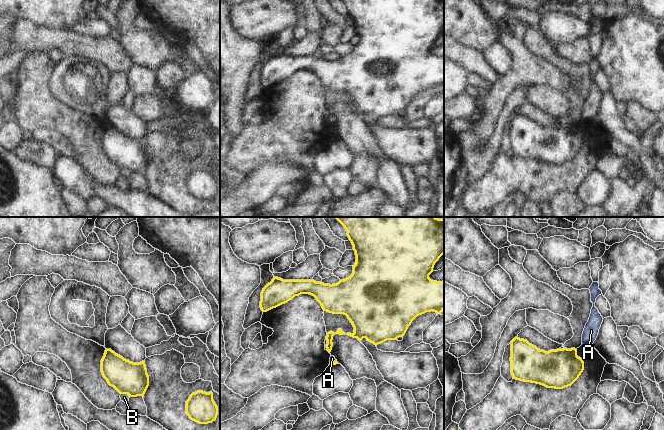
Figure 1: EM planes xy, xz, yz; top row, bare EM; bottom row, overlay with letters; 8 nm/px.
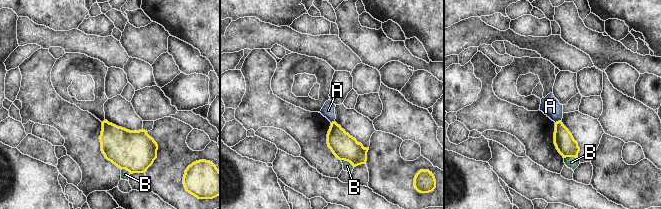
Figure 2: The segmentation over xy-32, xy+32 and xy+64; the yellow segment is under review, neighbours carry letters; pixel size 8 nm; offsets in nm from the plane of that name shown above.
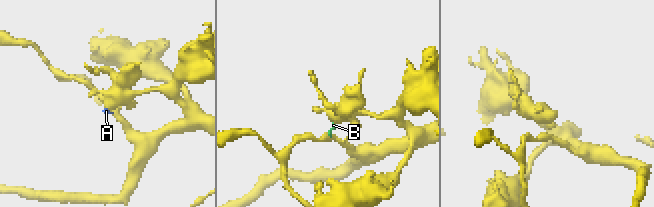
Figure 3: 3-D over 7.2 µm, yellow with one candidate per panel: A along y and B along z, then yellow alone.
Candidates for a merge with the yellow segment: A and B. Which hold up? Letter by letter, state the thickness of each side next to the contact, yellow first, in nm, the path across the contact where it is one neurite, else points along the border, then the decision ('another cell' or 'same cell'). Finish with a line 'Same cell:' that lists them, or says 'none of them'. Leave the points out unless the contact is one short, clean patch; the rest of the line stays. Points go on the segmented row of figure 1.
A: 30/50 nm | along xz (335, 359), (332, 364) | another cell
B: 260/60 nm | along xy (121, 393), (126, 393), (129, 397) | another cell
Same cell: none of them

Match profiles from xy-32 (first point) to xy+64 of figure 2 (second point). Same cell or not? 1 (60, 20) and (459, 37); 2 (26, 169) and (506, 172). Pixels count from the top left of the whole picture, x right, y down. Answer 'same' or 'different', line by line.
1: different
2: different

